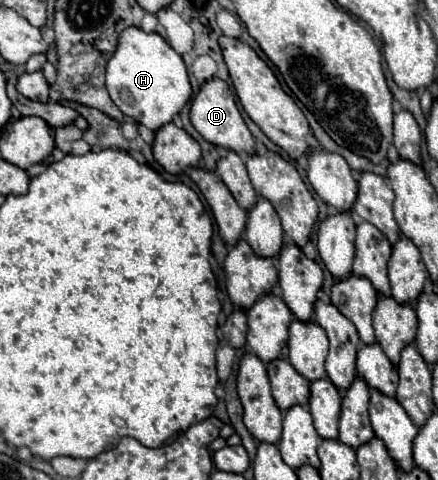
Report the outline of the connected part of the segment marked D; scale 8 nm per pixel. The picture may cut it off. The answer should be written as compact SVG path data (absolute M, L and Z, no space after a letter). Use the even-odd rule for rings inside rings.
M213 77L201 85L199 93L191 101L191 113L189 115L191 115L193 127L201 133L201 137L205 141L209 141L217 147L223 147L223 149L245 153L245 155L255 153L255 143L251 137L251 131L247 129L247 125L245 125L245 121L243 121L243 117L235 105L235 97L223 79Z

